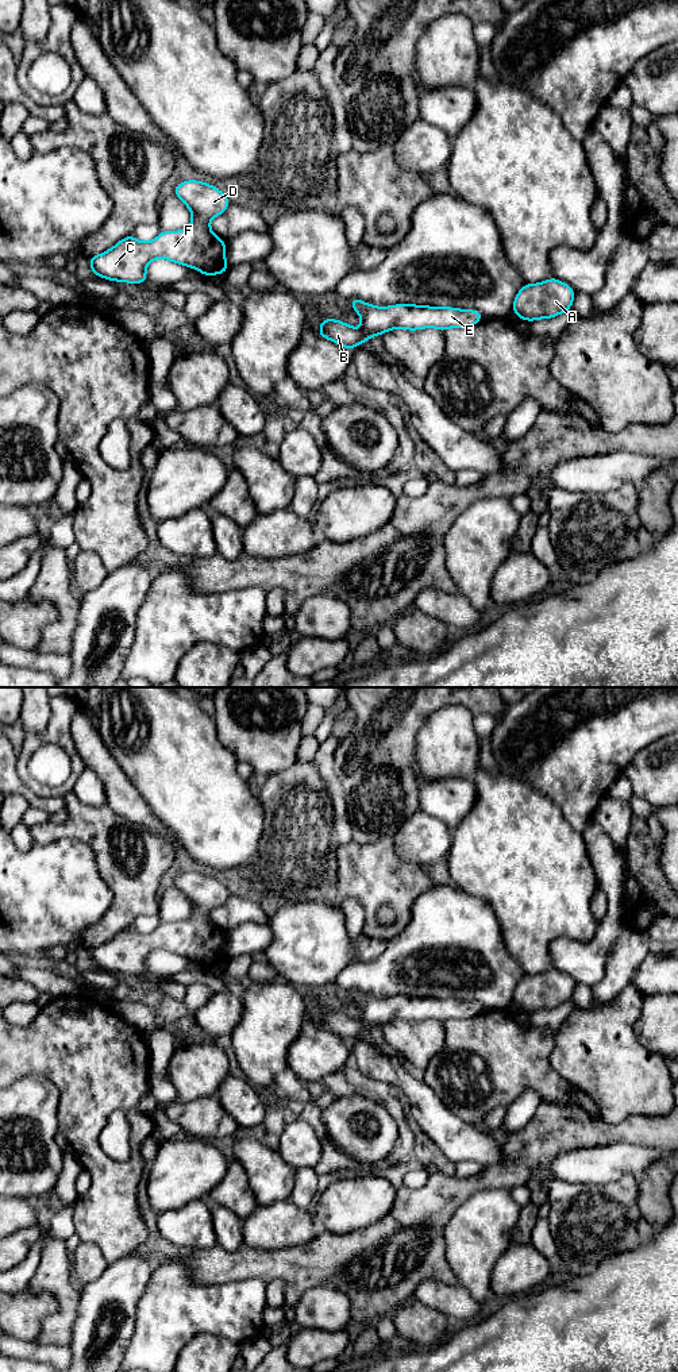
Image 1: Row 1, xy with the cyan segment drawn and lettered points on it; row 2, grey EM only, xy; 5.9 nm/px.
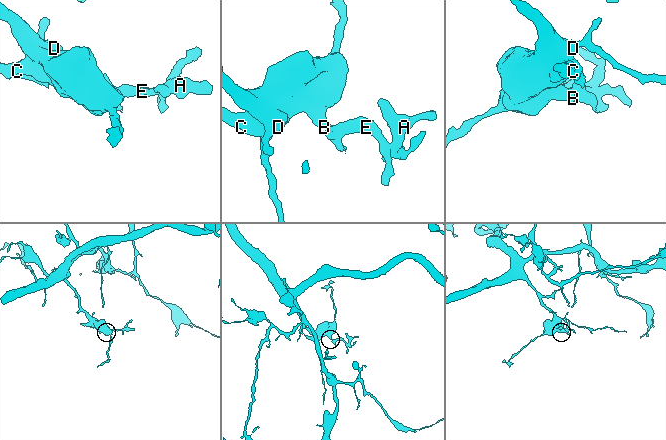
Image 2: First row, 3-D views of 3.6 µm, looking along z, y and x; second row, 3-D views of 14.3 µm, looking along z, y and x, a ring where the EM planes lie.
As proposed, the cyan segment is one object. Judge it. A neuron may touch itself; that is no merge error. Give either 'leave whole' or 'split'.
leave whole

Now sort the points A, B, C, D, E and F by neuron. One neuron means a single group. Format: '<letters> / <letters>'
A B C D E F

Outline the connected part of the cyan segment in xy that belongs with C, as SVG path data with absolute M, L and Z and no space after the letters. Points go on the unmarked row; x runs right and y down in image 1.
M197 871L176 876L174 886L189 899L192 916L186 921L161 922L151 933L128 926L112 940L88 948L95 968L139 976L150 974L147 956L159 949L199 961L203 968L227 964L226 932L216 928L209 913L231 897L227 887Z

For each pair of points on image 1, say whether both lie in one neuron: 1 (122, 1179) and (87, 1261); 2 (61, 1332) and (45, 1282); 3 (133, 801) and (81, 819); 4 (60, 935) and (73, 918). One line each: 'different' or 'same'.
1: different
2: same
3: different
4: same

